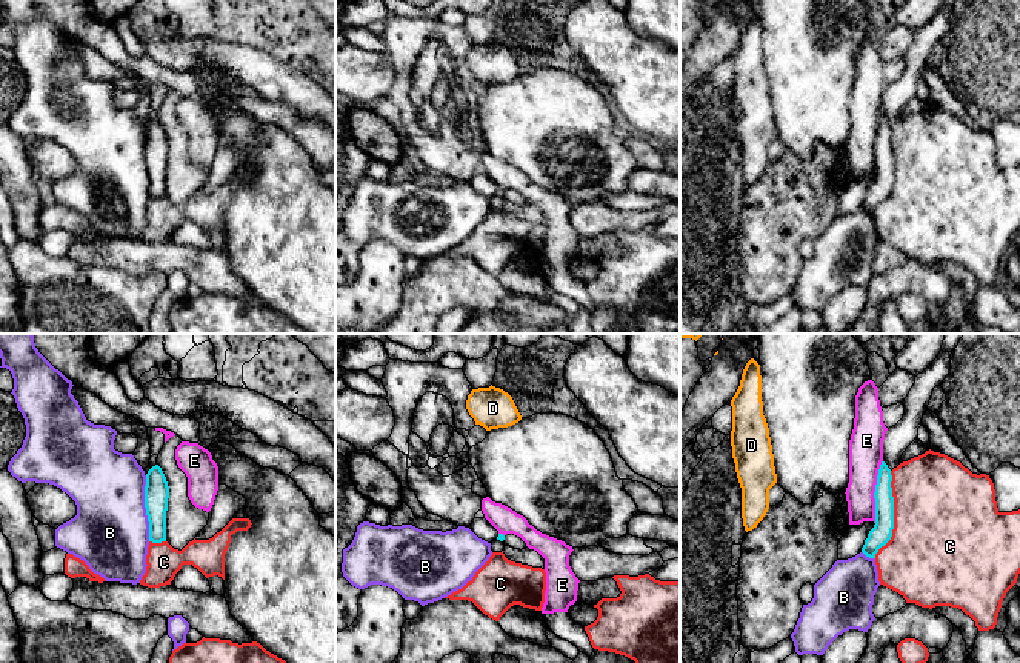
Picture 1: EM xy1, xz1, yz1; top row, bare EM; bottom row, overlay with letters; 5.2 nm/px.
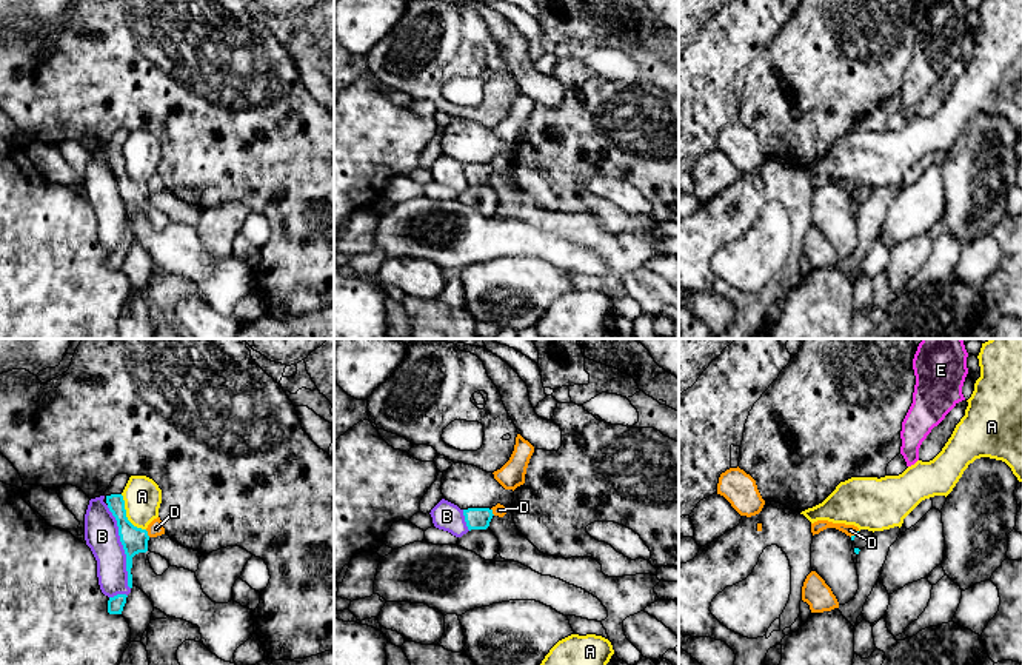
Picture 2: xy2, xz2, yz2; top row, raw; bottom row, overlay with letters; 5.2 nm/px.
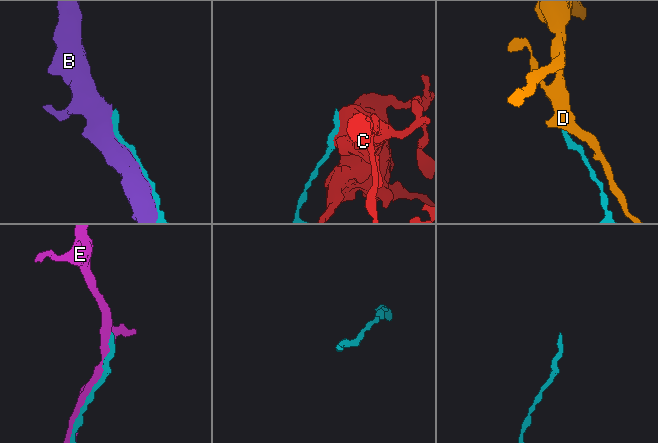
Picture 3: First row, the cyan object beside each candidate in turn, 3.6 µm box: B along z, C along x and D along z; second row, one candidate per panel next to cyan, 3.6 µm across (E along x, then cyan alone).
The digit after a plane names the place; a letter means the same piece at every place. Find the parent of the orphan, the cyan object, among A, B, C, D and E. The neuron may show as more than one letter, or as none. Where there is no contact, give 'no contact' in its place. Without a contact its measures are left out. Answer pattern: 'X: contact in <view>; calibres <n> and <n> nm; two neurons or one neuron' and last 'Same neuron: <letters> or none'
A: contact in xy2; calibres 140 and 200 nm; two neurons
B: contact in xy2; calibres 140 and 180 nm; two neurons
C: contact in yz1; calibres 110 and 500 nm; two neurons
D: contact in xy2; calibres 140 and 80 nm; two neurons
E: contact in yz1; calibres 110 and 180 nm; two neurons
Same neuron: none

